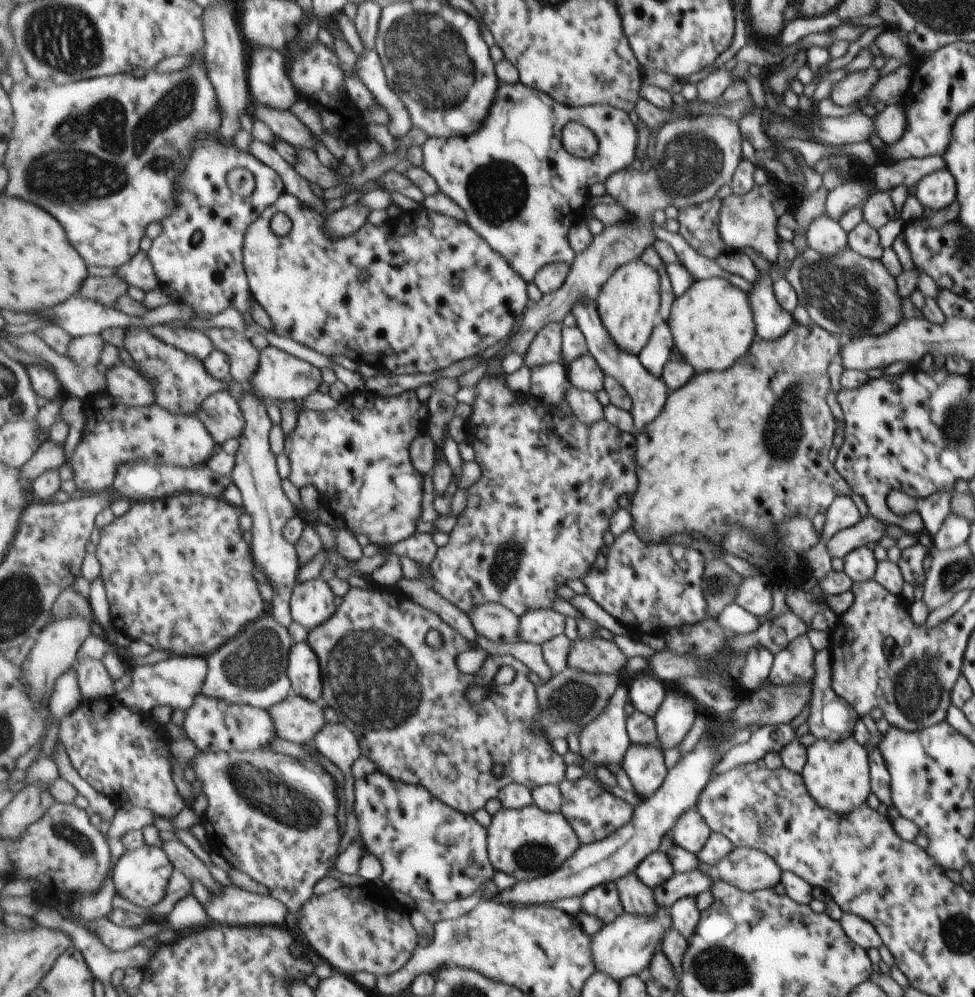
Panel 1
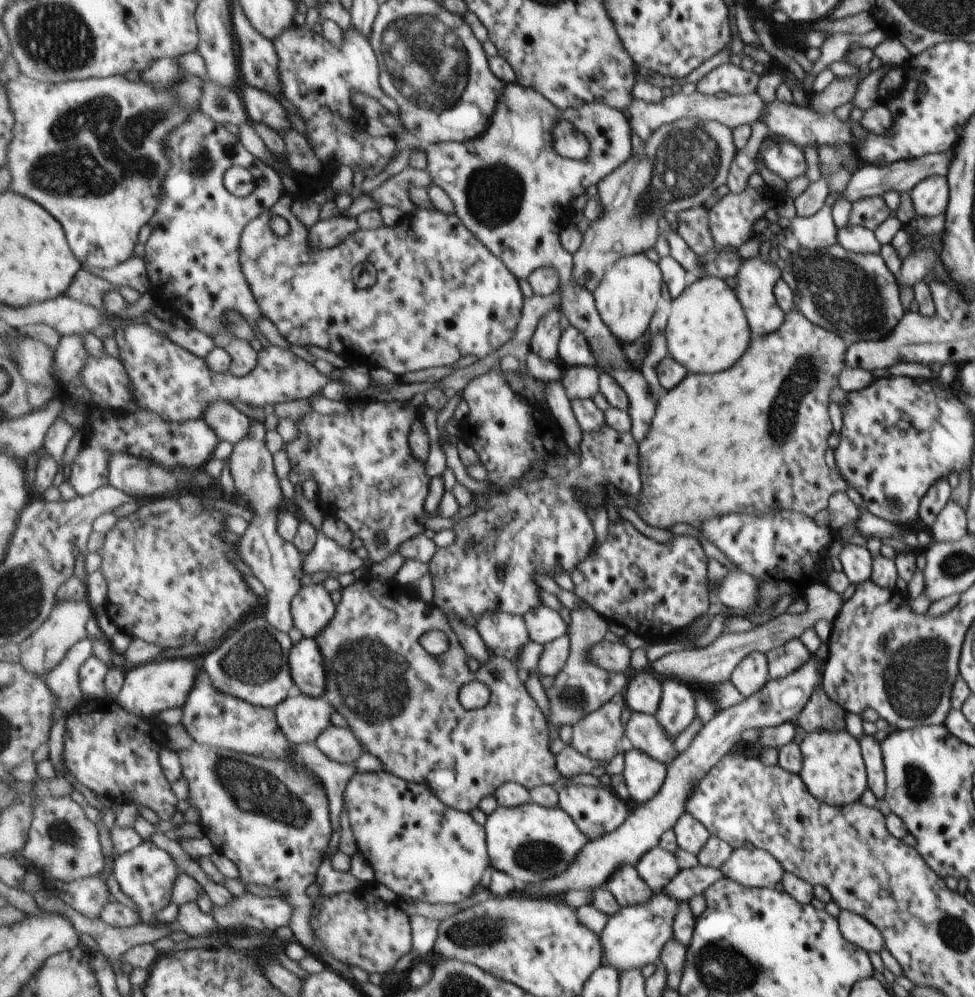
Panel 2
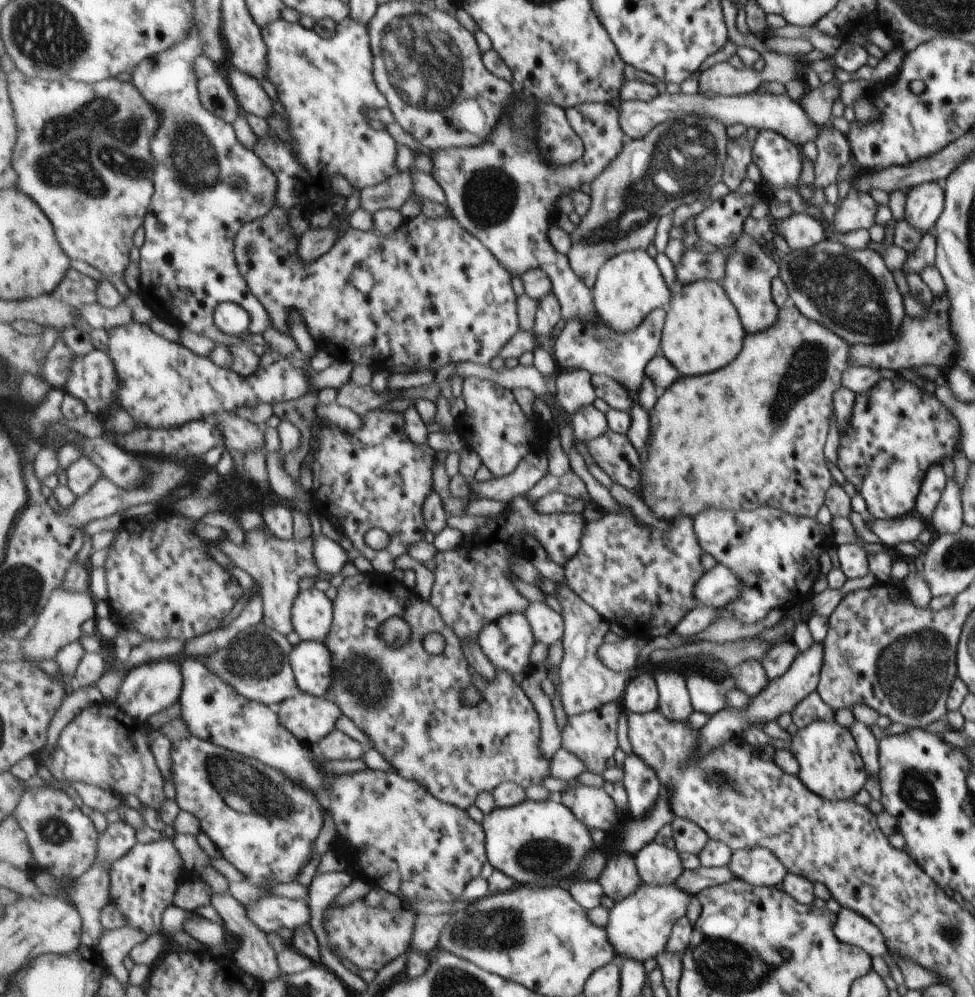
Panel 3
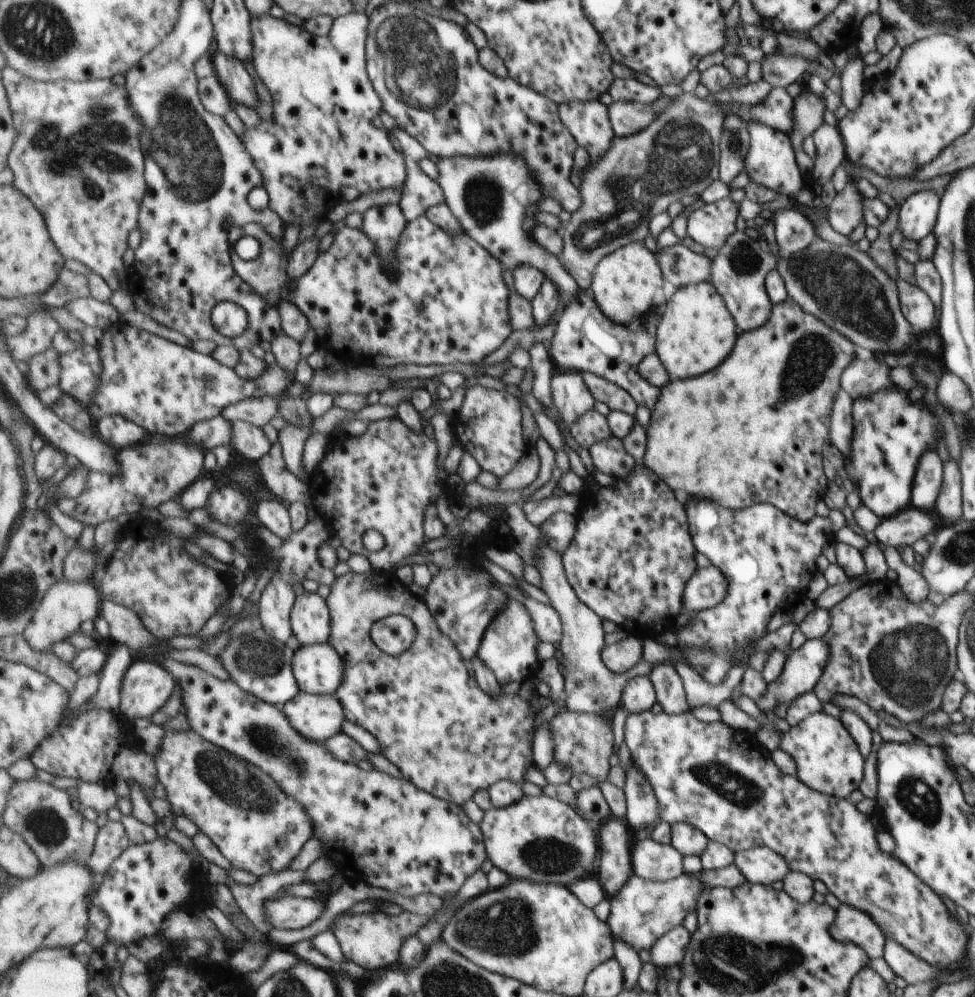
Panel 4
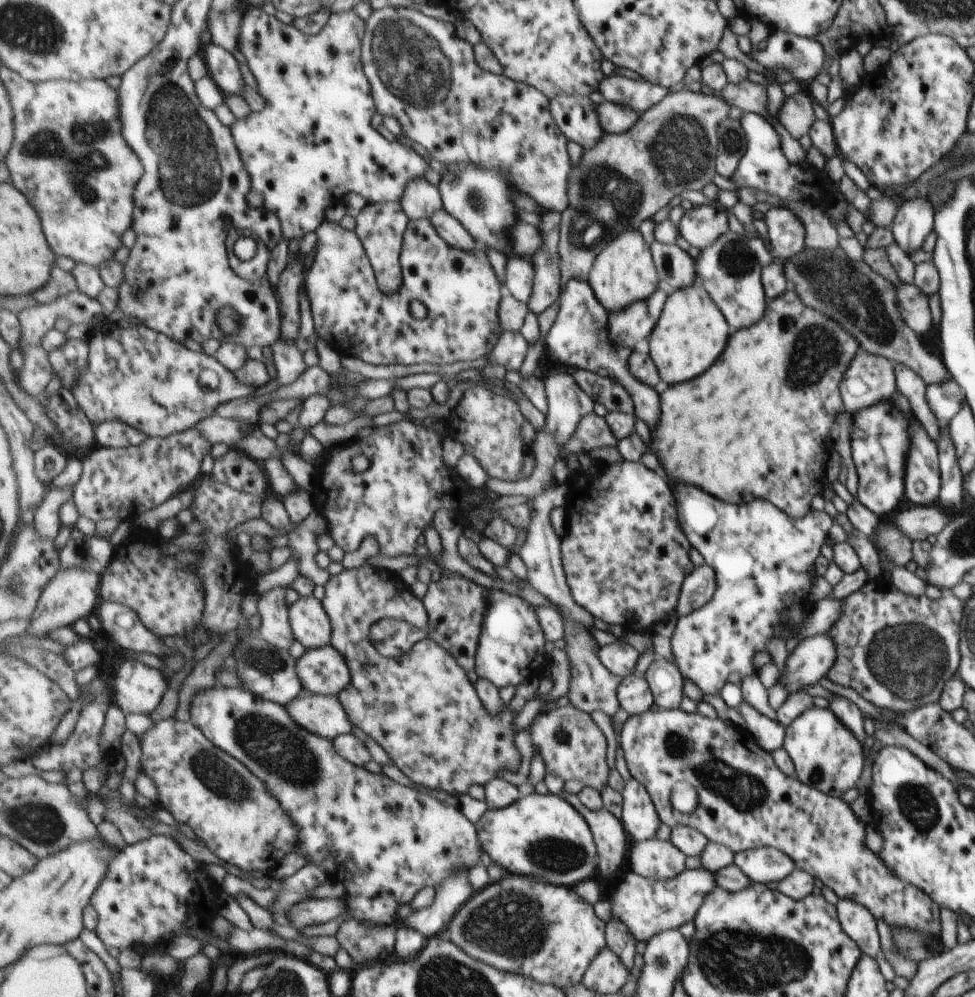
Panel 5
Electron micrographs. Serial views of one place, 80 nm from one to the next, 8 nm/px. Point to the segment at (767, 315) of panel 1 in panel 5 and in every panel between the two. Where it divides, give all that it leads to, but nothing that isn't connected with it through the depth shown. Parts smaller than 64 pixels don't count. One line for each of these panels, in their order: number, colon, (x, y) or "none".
2: (755, 280)
3: (748, 274)
4: (739, 272)
5: (730, 270)

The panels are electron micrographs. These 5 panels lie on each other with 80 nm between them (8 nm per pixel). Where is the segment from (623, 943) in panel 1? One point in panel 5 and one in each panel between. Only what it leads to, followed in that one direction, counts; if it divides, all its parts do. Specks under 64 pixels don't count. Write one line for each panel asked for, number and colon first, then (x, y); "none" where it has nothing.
2: (634, 937)
3: (639, 926)
4: (644, 910)
5: (647, 907)

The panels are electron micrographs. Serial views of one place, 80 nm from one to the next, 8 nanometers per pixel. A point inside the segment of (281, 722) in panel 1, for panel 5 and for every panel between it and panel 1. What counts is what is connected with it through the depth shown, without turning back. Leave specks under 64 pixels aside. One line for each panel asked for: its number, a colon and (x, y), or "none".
2: (303, 718)
3: (309, 718)
4: (317, 717)
5: (324, 715)

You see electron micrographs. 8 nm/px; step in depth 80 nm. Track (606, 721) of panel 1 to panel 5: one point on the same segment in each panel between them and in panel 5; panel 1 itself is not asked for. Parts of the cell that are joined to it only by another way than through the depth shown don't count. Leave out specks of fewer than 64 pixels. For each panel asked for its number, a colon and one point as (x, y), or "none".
2: (599, 735)
3: (592, 736)
4: (585, 741)
5: (573, 746)

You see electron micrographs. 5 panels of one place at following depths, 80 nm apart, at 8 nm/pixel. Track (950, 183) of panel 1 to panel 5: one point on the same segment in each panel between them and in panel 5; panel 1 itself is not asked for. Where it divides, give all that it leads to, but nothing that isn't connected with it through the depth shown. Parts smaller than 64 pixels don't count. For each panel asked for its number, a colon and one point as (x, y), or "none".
2: (929, 198)
3: (923, 204)
4: (917, 213)
5: (913, 220)

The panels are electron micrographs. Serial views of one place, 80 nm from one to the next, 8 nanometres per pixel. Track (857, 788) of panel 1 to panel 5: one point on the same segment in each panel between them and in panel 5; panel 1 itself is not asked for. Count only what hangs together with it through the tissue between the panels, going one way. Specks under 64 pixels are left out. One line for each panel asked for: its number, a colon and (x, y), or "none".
2: (833, 772)
3: (829, 765)
4: (827, 759)
5: (826, 756)

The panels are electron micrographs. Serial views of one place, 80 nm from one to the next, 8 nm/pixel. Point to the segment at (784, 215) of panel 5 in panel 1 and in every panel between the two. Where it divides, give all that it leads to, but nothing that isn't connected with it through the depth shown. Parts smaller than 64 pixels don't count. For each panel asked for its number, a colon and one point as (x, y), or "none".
1: (823, 235)
2: (814, 231)
3: (799, 231)
4: (793, 232)

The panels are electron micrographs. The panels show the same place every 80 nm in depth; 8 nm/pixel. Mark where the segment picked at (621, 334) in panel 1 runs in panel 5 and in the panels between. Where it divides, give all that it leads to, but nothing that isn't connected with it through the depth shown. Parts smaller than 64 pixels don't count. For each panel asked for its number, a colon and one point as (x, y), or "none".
2: (626, 299)
3: (629, 286)
4: (627, 284)
5: (623, 274)

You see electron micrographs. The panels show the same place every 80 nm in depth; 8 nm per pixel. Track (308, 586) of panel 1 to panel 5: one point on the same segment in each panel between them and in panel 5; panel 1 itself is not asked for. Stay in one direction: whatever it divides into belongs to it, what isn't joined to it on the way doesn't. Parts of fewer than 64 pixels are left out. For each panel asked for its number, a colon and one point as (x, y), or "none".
2: (313, 609)
3: (313, 613)
4: (311, 618)
5: (312, 626)

